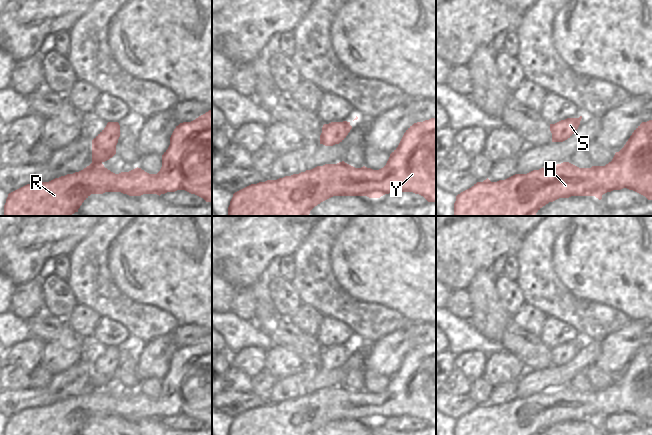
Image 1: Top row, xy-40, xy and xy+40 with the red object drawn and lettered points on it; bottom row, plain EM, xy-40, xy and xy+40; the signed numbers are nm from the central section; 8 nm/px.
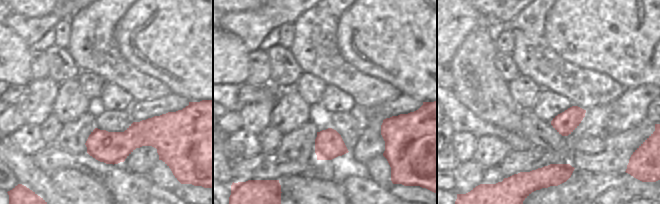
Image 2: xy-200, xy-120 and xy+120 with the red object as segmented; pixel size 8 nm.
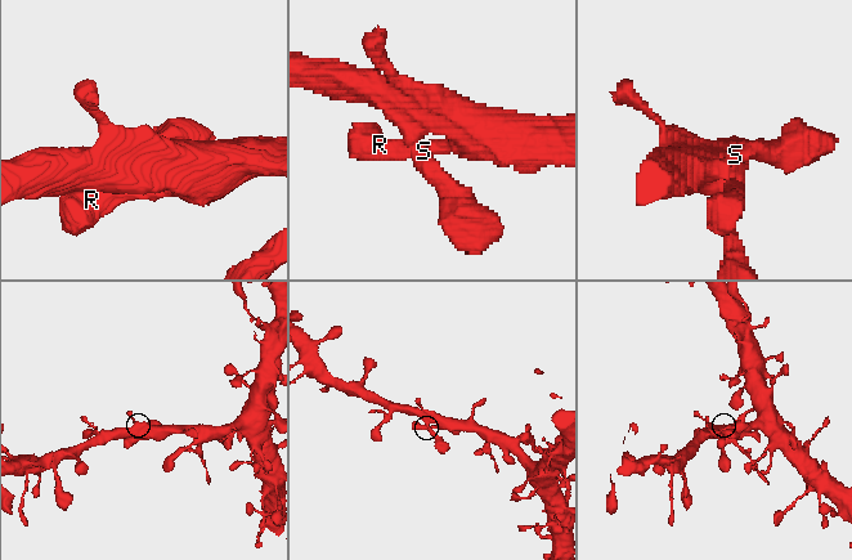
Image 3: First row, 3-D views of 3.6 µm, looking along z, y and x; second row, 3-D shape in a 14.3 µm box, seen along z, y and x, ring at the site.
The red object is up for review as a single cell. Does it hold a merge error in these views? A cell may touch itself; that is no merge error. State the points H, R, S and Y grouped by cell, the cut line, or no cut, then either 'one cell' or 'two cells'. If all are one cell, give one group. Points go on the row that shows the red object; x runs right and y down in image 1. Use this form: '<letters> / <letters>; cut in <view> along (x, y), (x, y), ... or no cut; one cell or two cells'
H R S Y; no cut; one cell

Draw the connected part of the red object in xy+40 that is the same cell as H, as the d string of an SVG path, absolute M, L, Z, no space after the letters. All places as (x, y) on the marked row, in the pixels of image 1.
M652 120L642 122L634 130L624 147L616 152L612 161L605 166L579 168L569 162L563 162L555 166L533 170L527 174L515 174L497 182L491 182L487 178L456 196L453 216L536 216L543 206L559 198L595 196L601 200L603 194L623 188L633 190L648 200L652 200Z

